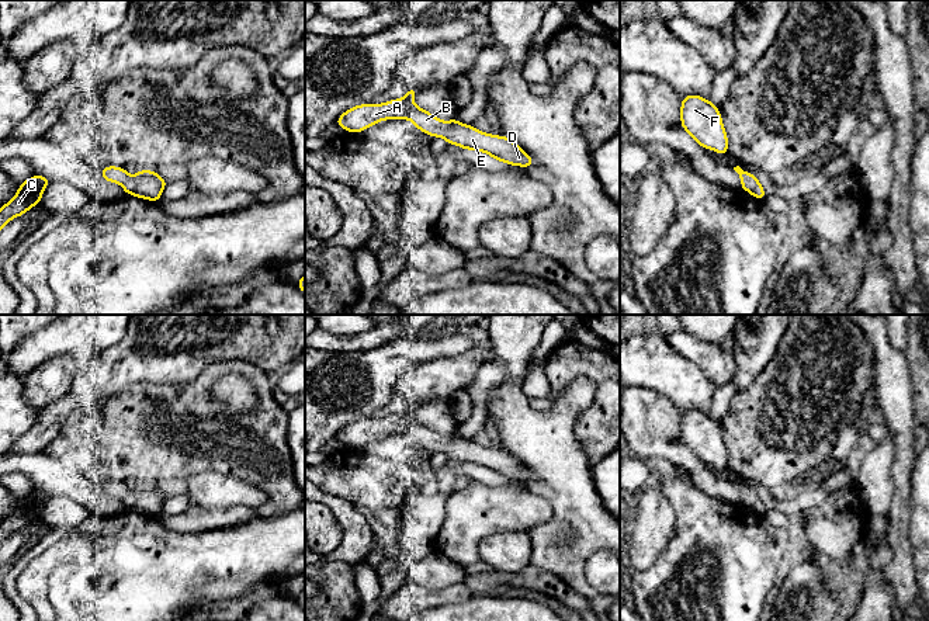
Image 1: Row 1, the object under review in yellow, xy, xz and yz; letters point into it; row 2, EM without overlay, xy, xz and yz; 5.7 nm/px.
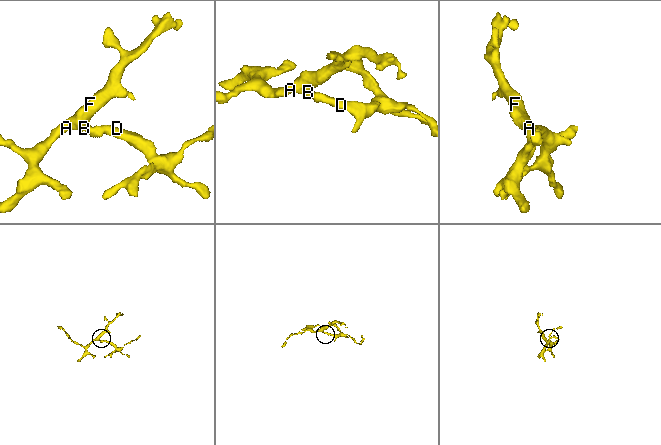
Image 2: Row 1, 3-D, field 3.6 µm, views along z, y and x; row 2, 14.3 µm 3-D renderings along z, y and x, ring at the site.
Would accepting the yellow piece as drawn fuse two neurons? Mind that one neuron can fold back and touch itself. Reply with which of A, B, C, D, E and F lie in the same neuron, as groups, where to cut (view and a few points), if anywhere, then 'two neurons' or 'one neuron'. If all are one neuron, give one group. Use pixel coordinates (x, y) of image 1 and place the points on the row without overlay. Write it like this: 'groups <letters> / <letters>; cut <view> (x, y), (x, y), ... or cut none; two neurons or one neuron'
groups A B C D E F; cut none; one neuron

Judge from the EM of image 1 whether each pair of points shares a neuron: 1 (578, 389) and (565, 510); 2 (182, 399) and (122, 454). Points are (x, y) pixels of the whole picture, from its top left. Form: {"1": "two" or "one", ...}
{"1": "one", "2": "one"}

